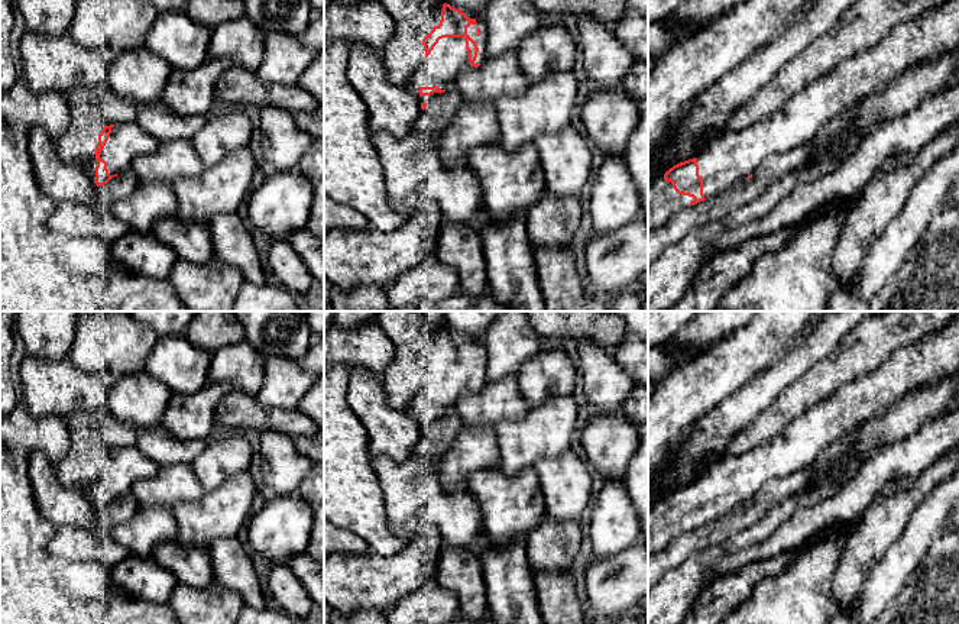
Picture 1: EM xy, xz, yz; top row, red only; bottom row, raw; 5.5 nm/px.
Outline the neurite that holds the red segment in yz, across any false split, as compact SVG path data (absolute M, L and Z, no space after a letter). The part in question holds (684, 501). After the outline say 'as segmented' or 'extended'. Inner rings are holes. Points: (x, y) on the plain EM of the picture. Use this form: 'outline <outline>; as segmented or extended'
outline M959 317L918 343L898 349L875 371L839 387L830 397L791 420L783 431L768 442L745 453L716 460L693 484L680 486L657 501L648 508L648 555L662 550L683 533L719 520L742 502L752 502L752 498L768 481L809 469L822 450L885 413L904 395L958 374Z; extended

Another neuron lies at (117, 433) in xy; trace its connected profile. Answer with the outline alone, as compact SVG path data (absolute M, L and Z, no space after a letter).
M108 404L95 411L71 414L67 418L69 429L69 450L55 465L62 485L88 489L95 484L98 459L104 450L135 446L137 430L119 420Z

